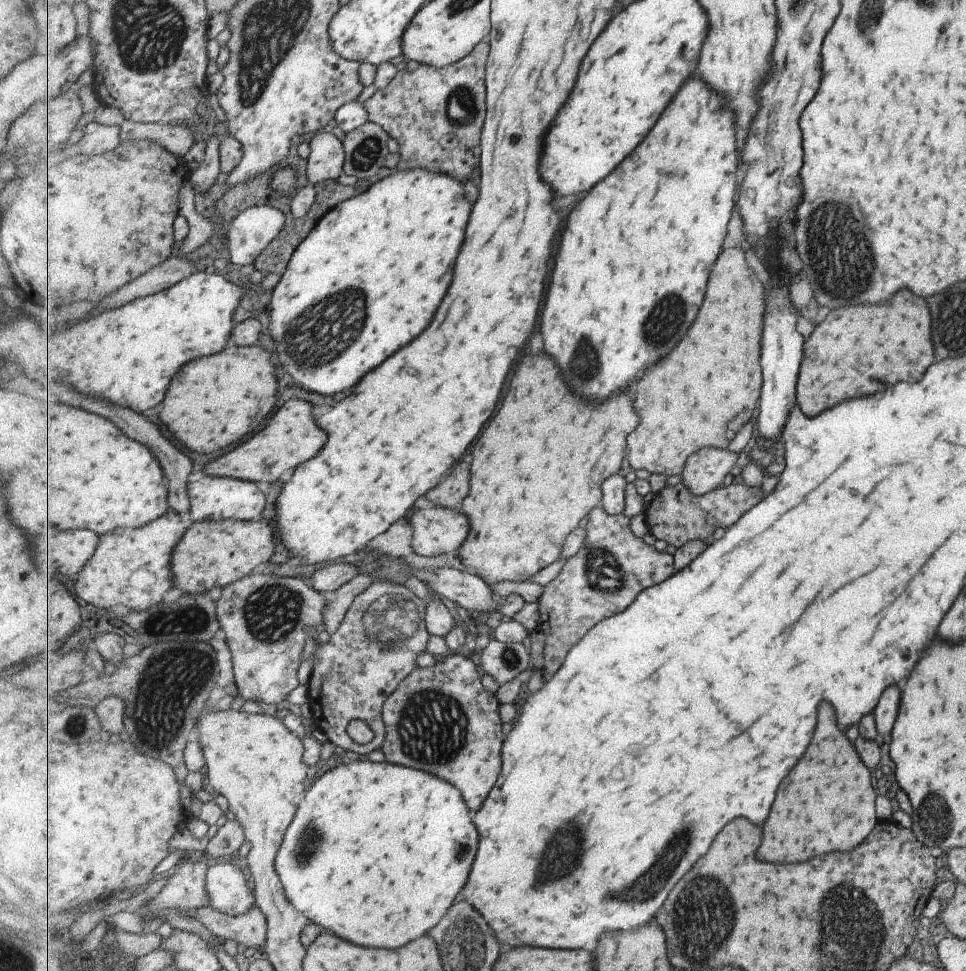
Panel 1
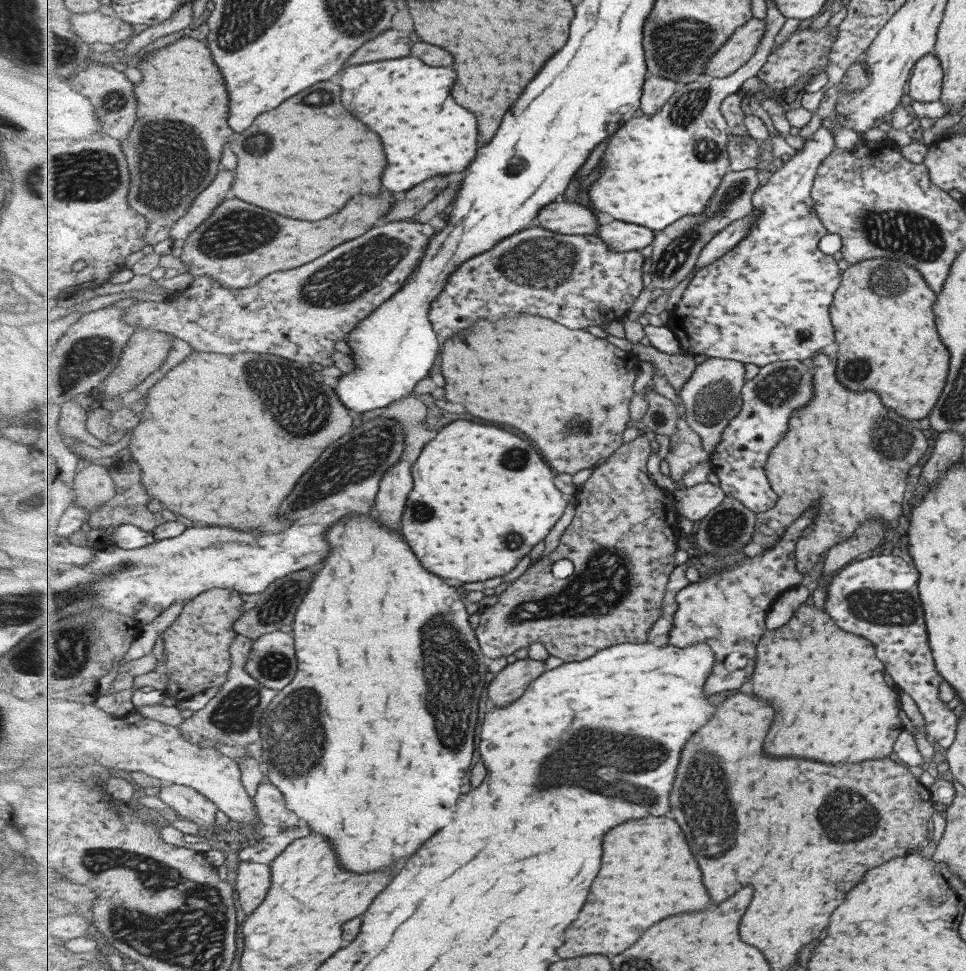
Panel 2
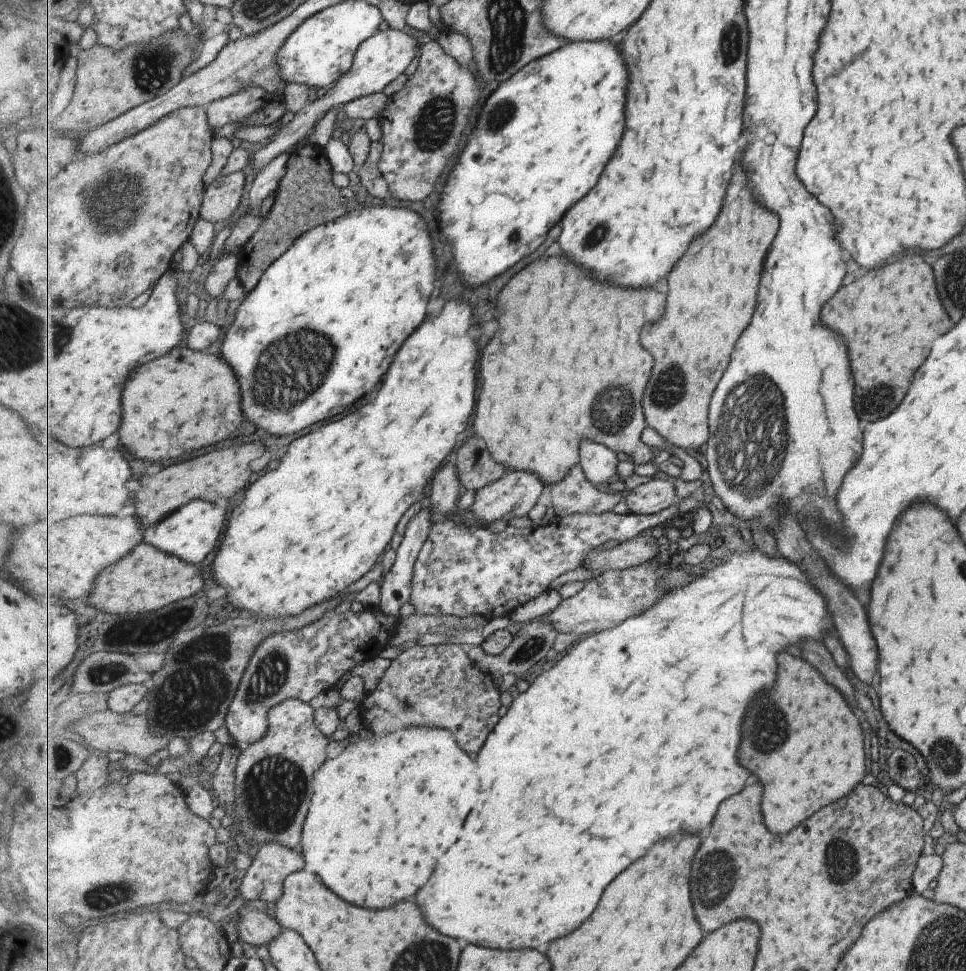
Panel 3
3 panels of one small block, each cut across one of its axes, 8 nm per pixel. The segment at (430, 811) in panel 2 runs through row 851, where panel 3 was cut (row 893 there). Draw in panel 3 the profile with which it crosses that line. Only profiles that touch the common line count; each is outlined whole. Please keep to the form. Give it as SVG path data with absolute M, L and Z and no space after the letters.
M409 728L409 730L399 730L397 738L375 738L375 740L359 740L343 748L340 754L329 759L315 775L315 796L311 804L311 814L309 820L305 820L305 832L302 832L302 841L300 850L305 856L307 869L313 874L319 876L323 884L333 888L337 896L343 900L353 900L357 906L373 908L373 910L383 910L389 906L395 906L401 900L409 900L415 896L433 876L437 866L441 864L441 858L449 852L449 846L453 846L461 832L463 824L469 818L471 810L479 802L479 776L477 776L477 764L475 760L457 744L451 732L437 730L437 728Z

